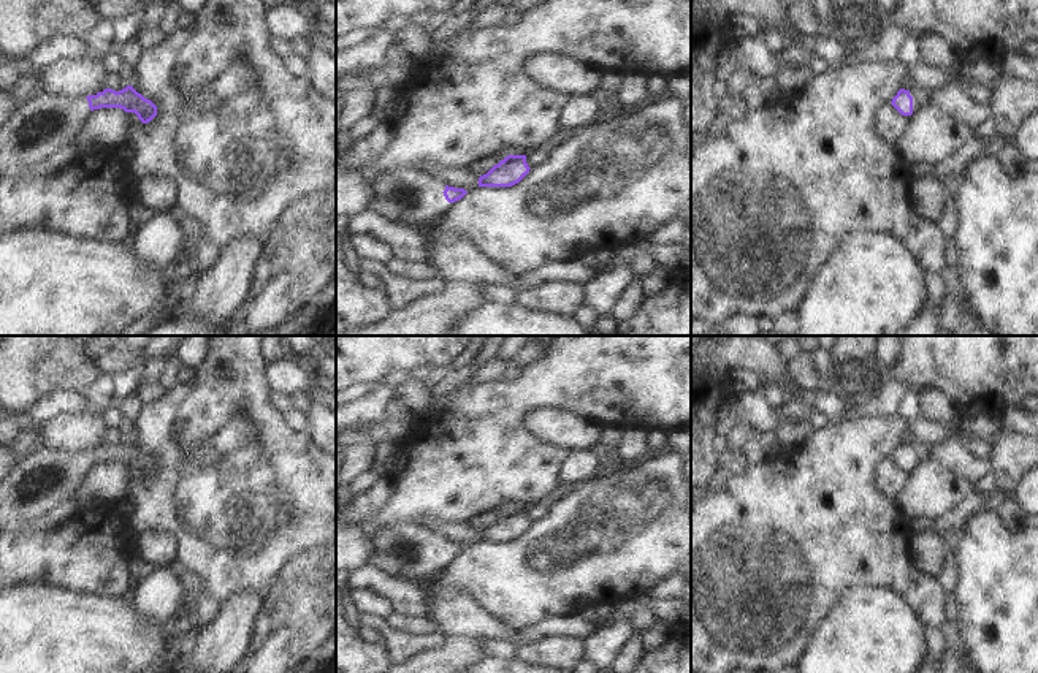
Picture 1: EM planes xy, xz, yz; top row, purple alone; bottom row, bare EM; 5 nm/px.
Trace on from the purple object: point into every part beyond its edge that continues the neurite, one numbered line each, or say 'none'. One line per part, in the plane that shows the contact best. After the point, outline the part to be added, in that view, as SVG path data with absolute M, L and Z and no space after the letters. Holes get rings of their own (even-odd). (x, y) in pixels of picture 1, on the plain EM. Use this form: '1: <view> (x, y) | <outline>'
1: yz (918, 452) | M911 443L910 450L913 451L913 466L916 466L921 461L921 458L925 456L924 450L918 443Z

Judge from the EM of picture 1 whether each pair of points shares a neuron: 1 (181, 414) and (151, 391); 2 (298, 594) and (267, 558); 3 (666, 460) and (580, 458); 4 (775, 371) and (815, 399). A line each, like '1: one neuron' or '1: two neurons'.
1: two neurons
2: two neurons
3: two neurons
4: two neurons

